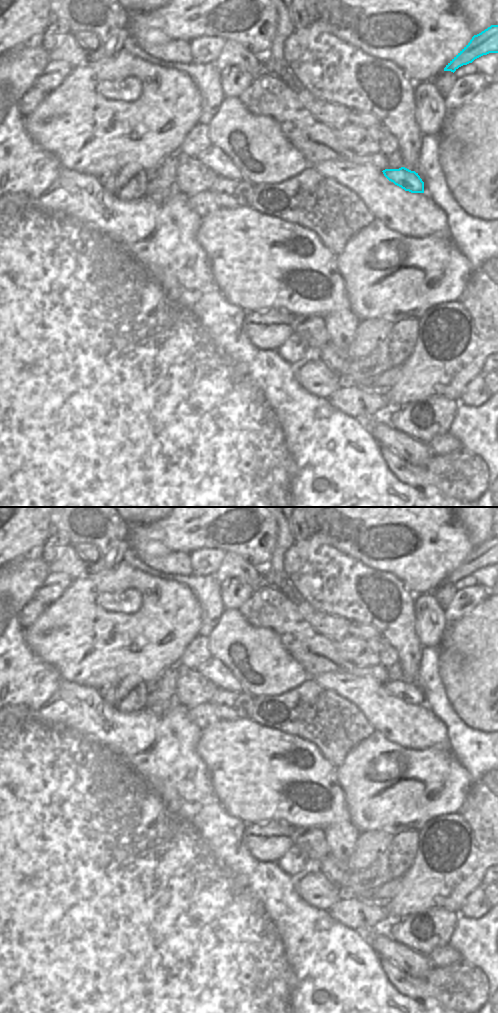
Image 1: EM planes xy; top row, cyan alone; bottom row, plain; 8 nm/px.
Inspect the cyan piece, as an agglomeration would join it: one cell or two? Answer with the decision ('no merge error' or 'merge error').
merge error

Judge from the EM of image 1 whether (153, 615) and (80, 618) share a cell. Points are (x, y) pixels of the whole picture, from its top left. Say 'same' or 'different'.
same

